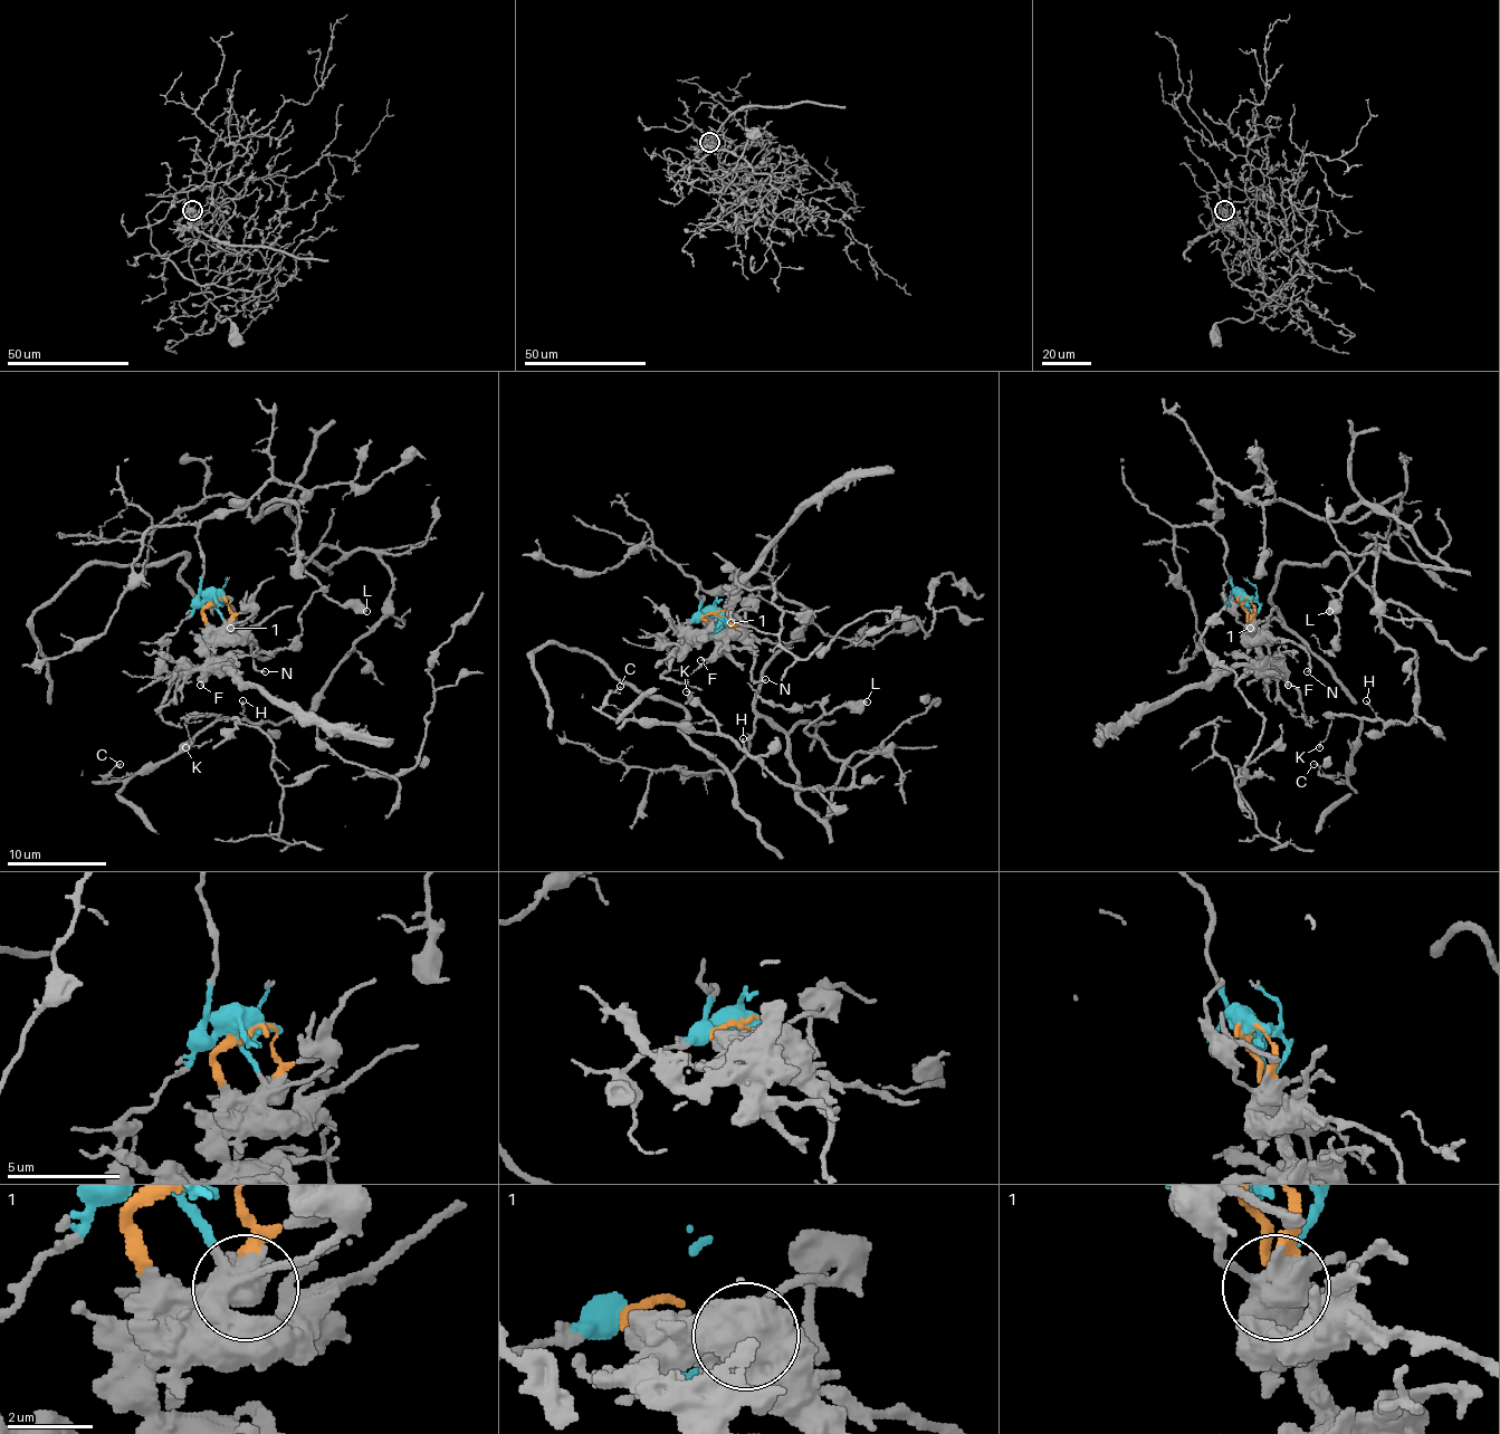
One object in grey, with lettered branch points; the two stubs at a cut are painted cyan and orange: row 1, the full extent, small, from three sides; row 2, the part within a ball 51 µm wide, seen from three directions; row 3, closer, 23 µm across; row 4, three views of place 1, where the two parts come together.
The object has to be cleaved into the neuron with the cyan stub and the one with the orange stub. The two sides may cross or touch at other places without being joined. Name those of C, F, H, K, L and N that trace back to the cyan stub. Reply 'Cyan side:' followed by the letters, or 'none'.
Cyan side: C, H, K, L

